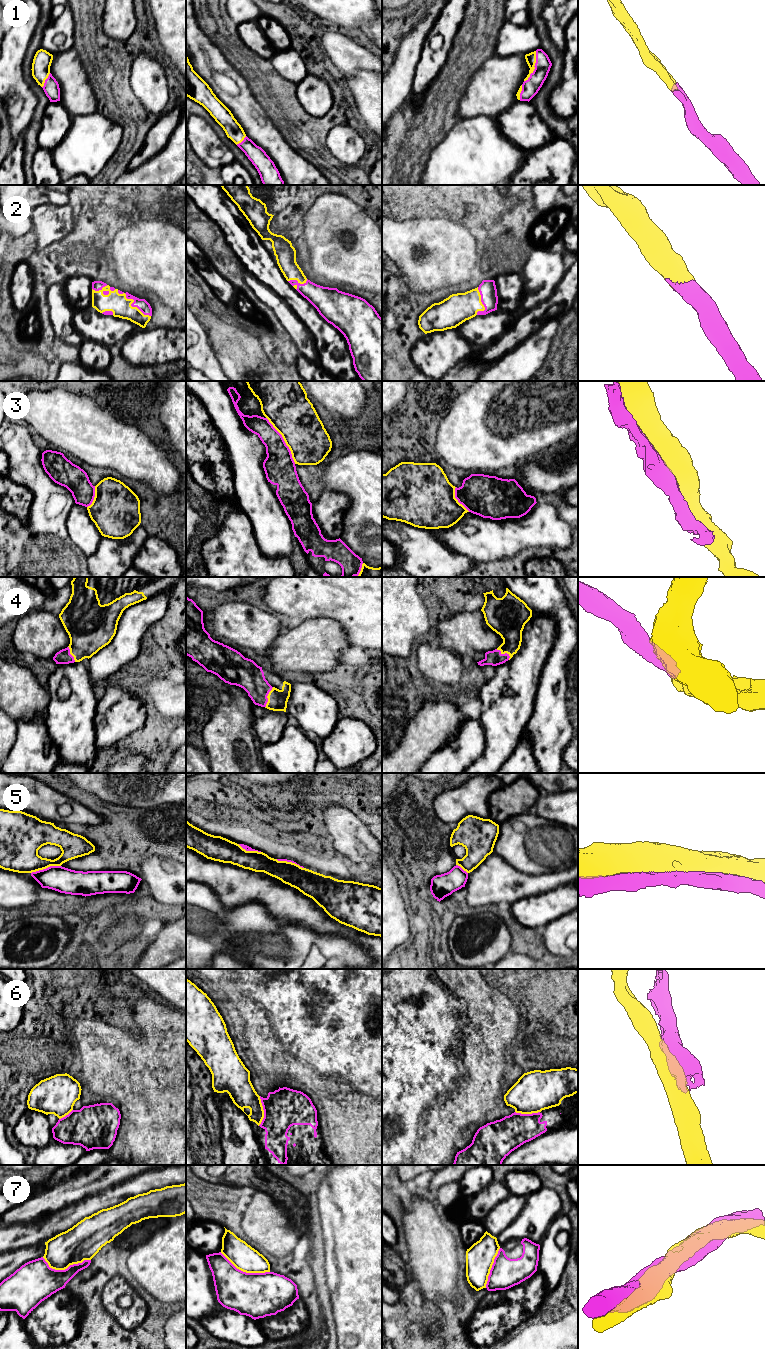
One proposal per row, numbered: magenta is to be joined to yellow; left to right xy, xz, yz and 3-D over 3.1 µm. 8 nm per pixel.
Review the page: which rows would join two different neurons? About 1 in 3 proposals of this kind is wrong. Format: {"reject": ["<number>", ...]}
{"reject": ["3", "5", "6", "7"]}

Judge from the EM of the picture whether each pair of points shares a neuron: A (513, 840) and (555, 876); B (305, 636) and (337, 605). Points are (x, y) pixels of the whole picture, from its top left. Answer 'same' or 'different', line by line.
A: different
B: different

